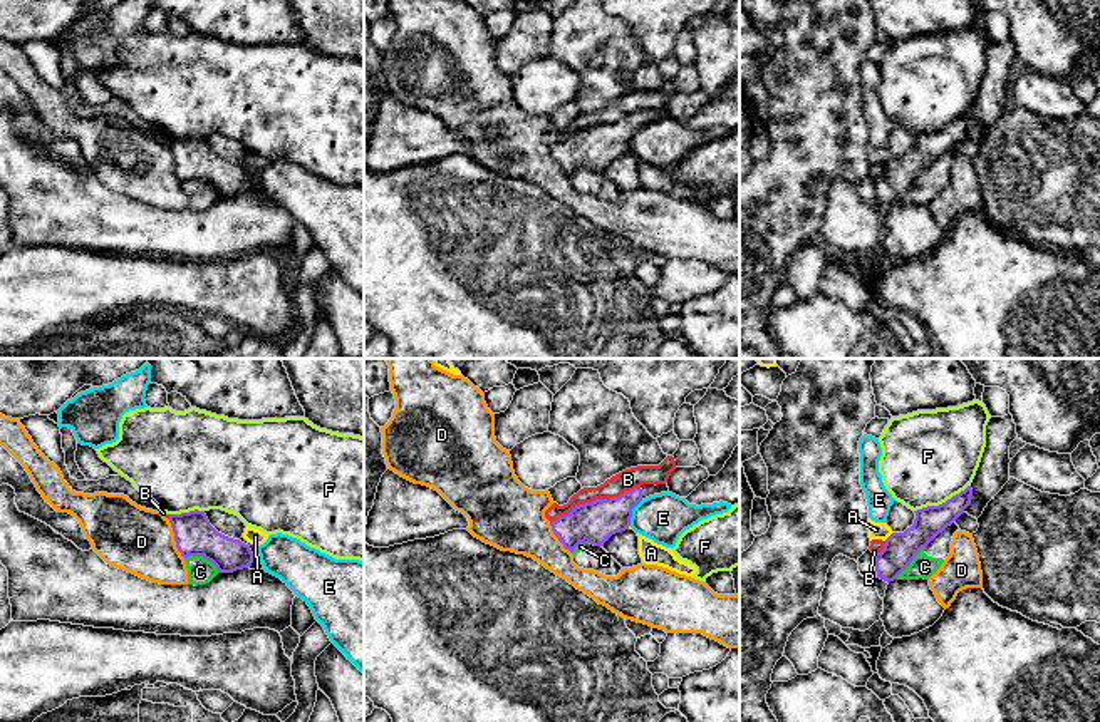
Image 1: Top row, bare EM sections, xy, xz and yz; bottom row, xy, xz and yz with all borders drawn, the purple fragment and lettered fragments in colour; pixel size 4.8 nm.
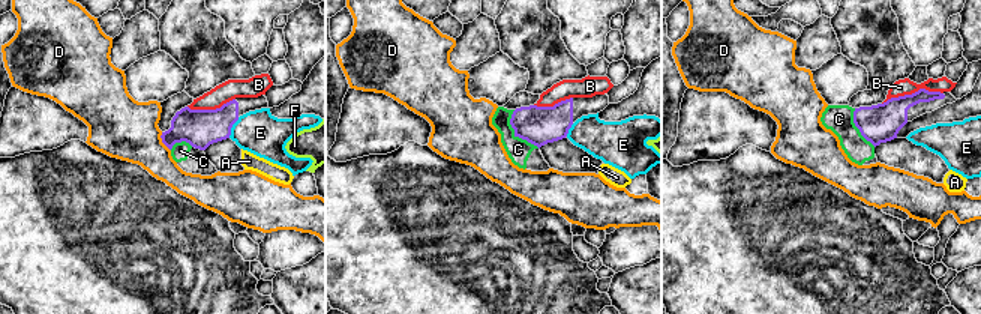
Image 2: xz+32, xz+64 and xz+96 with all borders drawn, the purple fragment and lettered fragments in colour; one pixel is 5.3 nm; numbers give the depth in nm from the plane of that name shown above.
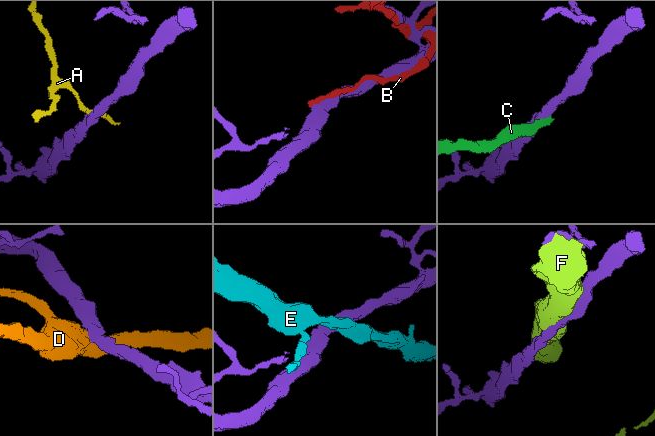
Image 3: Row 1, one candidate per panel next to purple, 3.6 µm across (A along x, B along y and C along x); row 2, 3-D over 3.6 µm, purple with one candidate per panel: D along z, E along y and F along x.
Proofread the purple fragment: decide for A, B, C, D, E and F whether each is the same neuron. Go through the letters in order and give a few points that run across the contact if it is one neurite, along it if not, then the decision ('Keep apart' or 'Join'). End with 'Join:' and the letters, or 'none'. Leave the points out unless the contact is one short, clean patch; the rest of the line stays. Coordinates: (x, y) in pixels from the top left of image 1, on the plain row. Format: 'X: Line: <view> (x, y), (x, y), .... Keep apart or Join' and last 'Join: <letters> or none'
A: Line: yz (892, 158), (884, 165). Keep apart
B: Keep apart
C: Line: xy (185, 181), (203, 181), (218, 196). Keep apart
D: Keep apart
E: Line: xz (643, 124), (633, 134), (629, 149). Keep apart
F: Keep apart
Join: none

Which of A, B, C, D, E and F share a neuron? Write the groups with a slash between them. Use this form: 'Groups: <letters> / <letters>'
Groups: A / B / C / D / E / F

